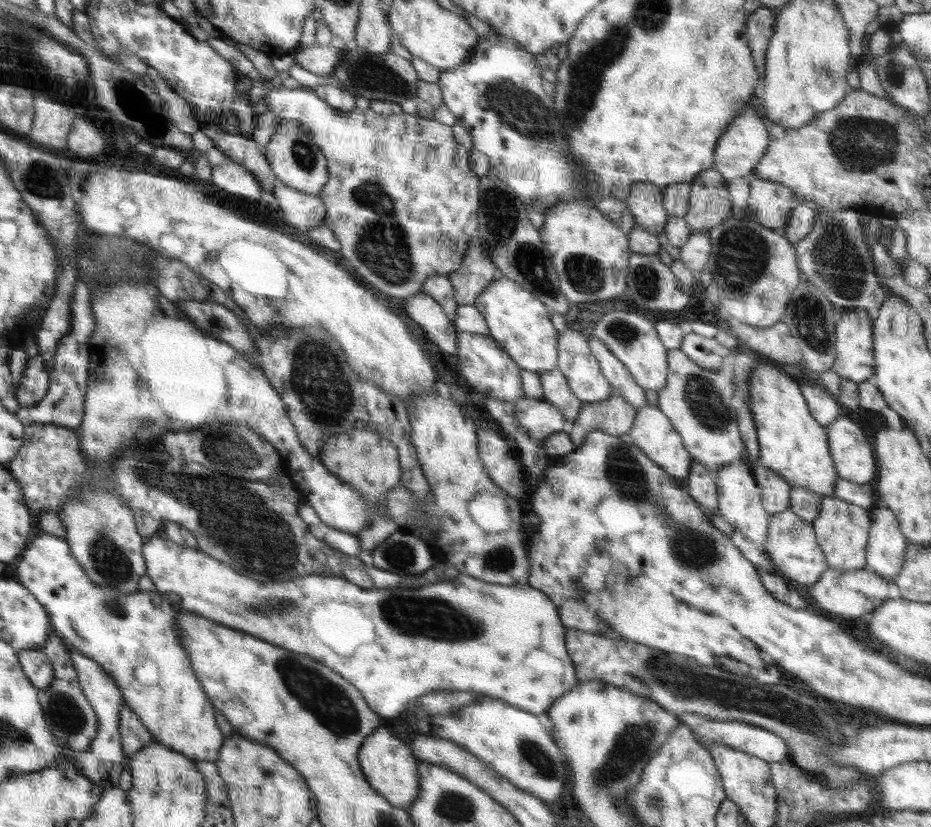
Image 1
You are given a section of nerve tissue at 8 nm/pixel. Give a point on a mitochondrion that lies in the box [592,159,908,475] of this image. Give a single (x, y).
(839, 268)

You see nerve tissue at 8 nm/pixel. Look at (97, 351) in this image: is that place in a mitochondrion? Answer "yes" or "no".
no

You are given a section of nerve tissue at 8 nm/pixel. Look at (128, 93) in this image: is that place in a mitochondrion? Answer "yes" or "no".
yes

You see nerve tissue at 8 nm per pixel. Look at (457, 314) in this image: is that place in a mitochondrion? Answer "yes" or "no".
no

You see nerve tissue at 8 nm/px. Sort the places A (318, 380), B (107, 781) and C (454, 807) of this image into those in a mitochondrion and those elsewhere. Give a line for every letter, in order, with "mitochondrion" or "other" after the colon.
A: mitochondrion
B: other
C: mitochondrion

